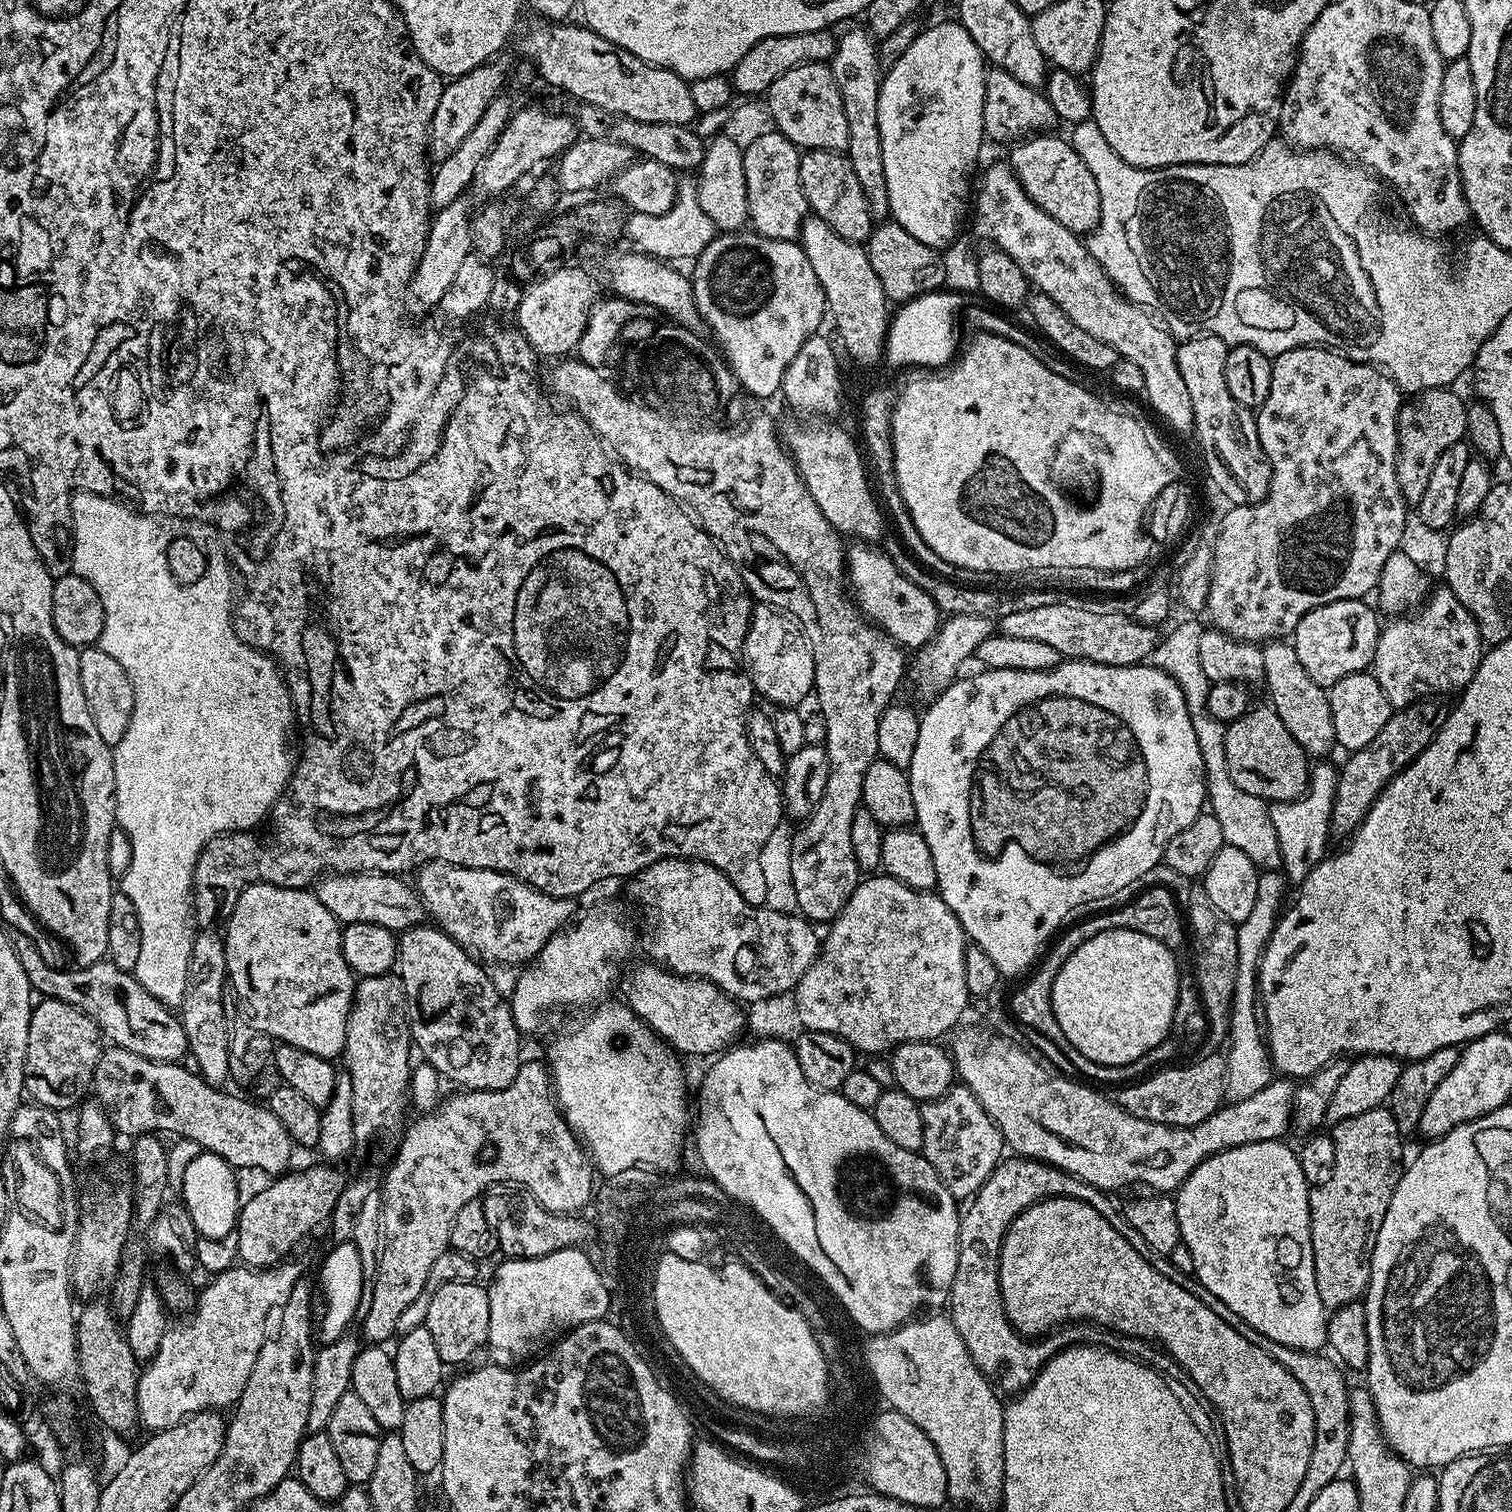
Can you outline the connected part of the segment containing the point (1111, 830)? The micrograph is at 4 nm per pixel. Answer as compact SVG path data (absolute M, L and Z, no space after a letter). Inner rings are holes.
M1064 658L1053 668L1043 668L1040 672L1005 668L979 671L973 676L965 675L953 680L922 712L918 746L914 746L914 762L910 762L906 770L908 785L910 794L914 794L915 827L922 838L926 838L926 846L930 846L930 855L934 858L938 895L958 918L965 937L971 943L982 946L994 966L998 966L1001 977L1023 977L1037 963L1046 945L1065 923L1063 920L1075 908L1104 900L1111 892L1130 887L1155 864L1163 861L1166 842L1170 842L1178 830L1186 830L1186 826L1190 826L1205 807L1204 763L1180 684L1174 682L1170 674L1152 667L1151 663L1106 666L1089 660Z

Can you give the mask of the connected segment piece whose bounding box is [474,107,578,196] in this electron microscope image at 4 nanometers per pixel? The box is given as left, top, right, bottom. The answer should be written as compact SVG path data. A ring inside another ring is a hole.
M520 108L513 111L504 132L498 138L494 150L485 158L476 173L474 192L480 196L500 196L508 192L527 172L539 164L555 161L578 138L576 121L571 115L551 116L544 108Z

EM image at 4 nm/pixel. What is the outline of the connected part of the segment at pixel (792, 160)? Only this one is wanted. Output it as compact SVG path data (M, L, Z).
M774 131L744 148L748 219L759 235L775 240L796 240L810 209L800 185L802 152L782 133Z

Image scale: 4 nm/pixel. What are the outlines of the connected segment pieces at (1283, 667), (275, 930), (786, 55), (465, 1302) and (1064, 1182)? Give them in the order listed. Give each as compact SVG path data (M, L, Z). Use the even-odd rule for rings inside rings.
M1287 639L1267 641L1262 647L1262 658L1264 659L1264 679L1263 687L1268 687L1268 696L1270 706L1278 714L1278 718L1282 718L1282 726L1286 726L1286 730L1290 730L1290 734L1298 742L1298 746L1302 746L1302 750L1307 752L1309 757L1324 758L1331 748L1337 747L1336 735L1334 734L1334 714L1330 714L1330 702L1325 689L1318 686L1318 682L1314 682L1314 678L1310 678L1310 674L1306 674L1306 669L1302 667L1302 661L1298 658L1298 650L1295 643L1289 642Z
M251 884L242 890L223 929L224 953L230 988L244 999L252 1011L247 1017L254 1030L272 1037L280 1044L298 1046L310 1054L335 1061L346 1042L348 1012L356 995L357 977L342 954L342 925L318 902L315 891L302 888L279 888L273 884Z
M823 28L806 34L790 34L789 36L771 36L762 38L746 54L742 54L742 62L734 66L730 73L732 87L741 97L756 98L767 93L773 84L786 70L803 64L822 64L831 61L836 52L838 36L835 31Z
M450 1282L430 1298L423 1328L430 1330L430 1338L434 1338L438 1358L442 1358L445 1366L452 1366L470 1359L479 1348L481 1351L487 1345L489 1326L490 1302L487 1287L483 1283L480 1285L480 1282Z
M1012 1154L1000 1161L1000 1165L993 1170L990 1178L986 1178L986 1182L965 1207L969 1208L965 1212L963 1209L960 1216L958 1266L954 1270L950 1293L950 1319L958 1334L962 1334L962 1342L966 1342L966 1350L970 1350L970 1358L974 1358L978 1370L1001 1393L1019 1394L1030 1387L1041 1368L1065 1347L1066 1342L1091 1342L1112 1350L1126 1350L1131 1360L1151 1368L1156 1368L1162 1357L1159 1347L1131 1336L1122 1336L1111 1328L1081 1326L1073 1322L1043 1338L1029 1338L1021 1336L1009 1322L1000 1293L1000 1251L1004 1232L1012 1225L1014 1218L1022 1214L1022 1210L1052 1196L1069 1196L1078 1202L1086 1202L1086 1206L1094 1206L1094 1210L1098 1210L1098 1214L1102 1214L1102 1218L1106 1218L1106 1222L1110 1222L1118 1234L1133 1242L1140 1240L1138 1230L1126 1222L1123 1211L1119 1207L1115 1208L1108 1201L1111 1199L1093 1184L1071 1176L1061 1168L1044 1164L1041 1160L1029 1160L1027 1156Z

